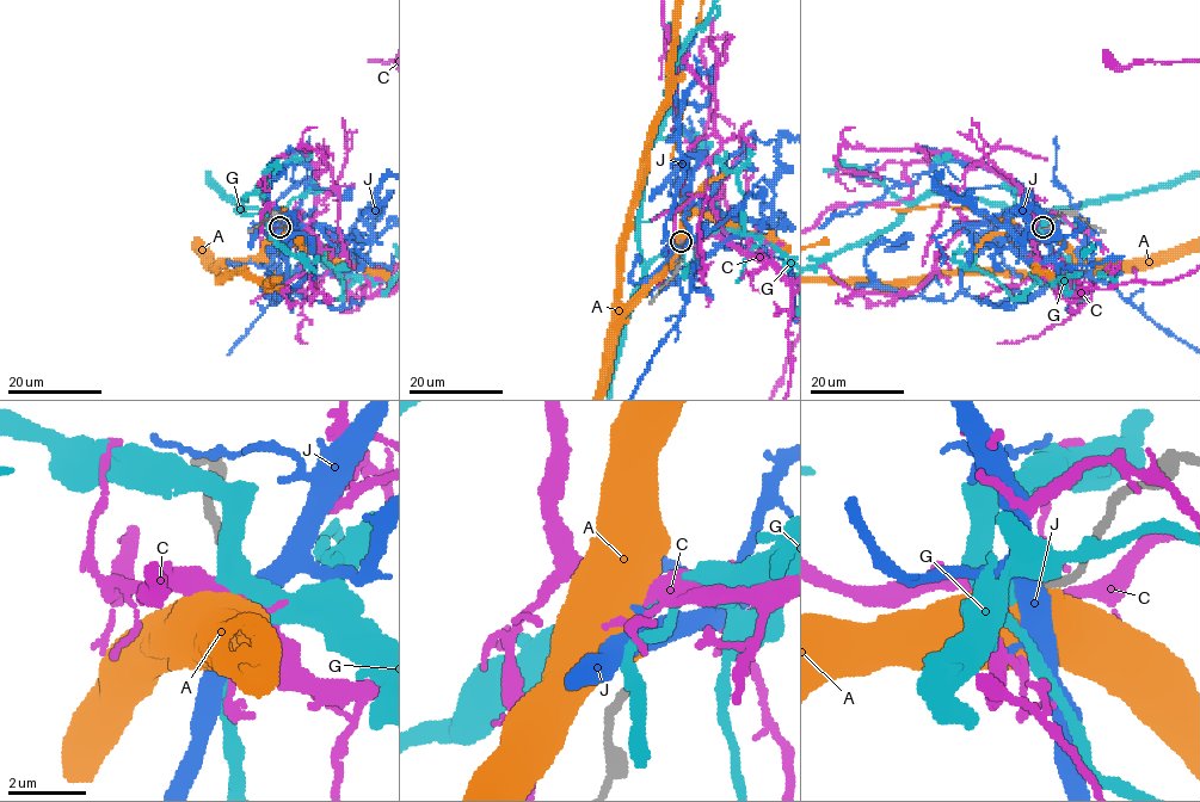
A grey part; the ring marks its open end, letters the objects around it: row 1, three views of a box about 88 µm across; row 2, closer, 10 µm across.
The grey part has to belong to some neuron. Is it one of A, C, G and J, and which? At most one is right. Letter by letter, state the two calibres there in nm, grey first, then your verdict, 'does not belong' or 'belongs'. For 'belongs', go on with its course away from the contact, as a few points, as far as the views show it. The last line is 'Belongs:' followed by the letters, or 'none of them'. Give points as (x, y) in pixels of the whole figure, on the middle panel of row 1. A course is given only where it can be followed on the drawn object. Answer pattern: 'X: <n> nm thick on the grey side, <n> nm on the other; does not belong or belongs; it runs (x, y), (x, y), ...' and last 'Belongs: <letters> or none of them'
A: 280 nm thick on the grey side, 800 nm on the other; does not belong
C: 200 nm thick on the grey side, 480 nm on the other; does not belong
G: 260 nm thick on the grey side, 700 nm on the other; does not belong
J: 300 nm thick on the grey side, 440 nm on the other; does not belong
Belongs: none of them

